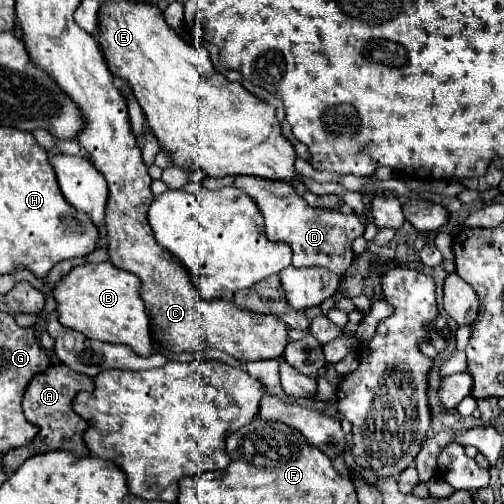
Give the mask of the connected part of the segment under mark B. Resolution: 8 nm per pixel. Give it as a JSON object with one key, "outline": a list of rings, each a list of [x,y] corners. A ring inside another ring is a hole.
{"outline":[[[111,262],[75,266],[53,290],[59,322],[91,340],[127,344],[135,354],[151,354],[149,316],[139,294],[139,278],[131,272],[115,268]]]}

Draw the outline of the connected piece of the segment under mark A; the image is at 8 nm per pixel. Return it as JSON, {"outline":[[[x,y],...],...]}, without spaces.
{"outline":[[[53,364],[47,368],[47,372],[35,376],[29,382],[23,396],[23,412],[25,412],[25,418],[39,428],[39,434],[29,446],[13,448],[3,456],[3,468],[7,474],[13,474],[27,458],[43,454],[43,452],[51,452],[51,450],[67,450],[67,452],[73,452],[77,458],[89,456],[89,448],[83,442],[83,434],[89,424],[79,414],[75,414],[71,406],[73,398],[81,390],[93,390],[93,378],[85,374],[77,374],[65,364]]]}

